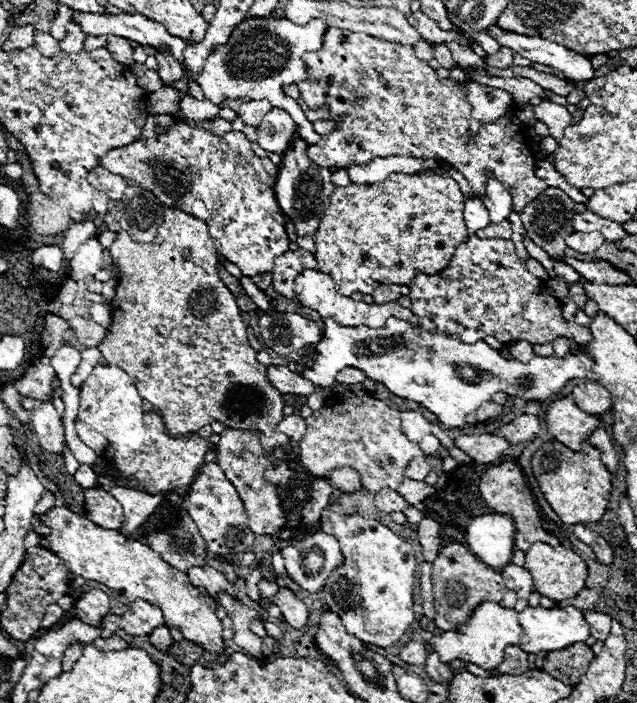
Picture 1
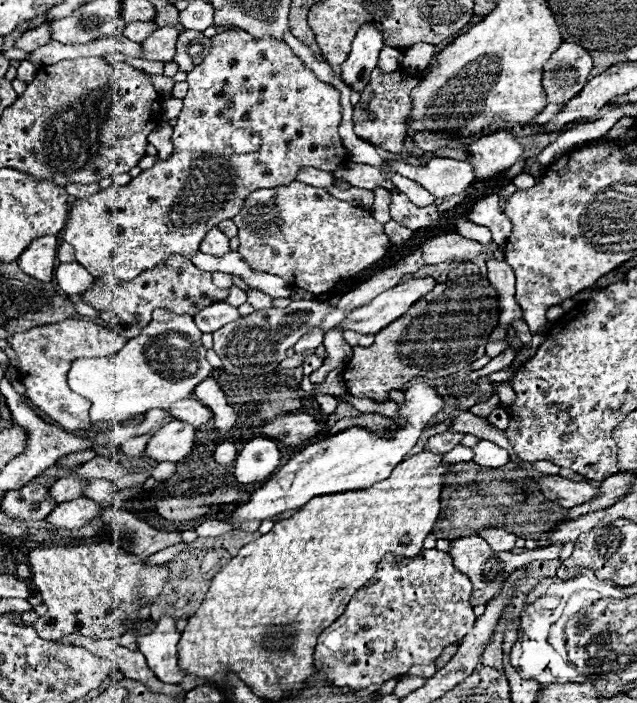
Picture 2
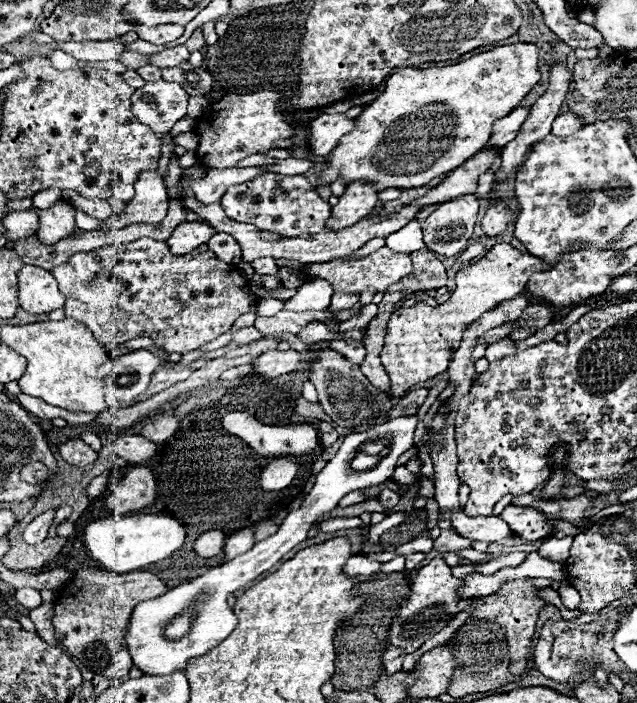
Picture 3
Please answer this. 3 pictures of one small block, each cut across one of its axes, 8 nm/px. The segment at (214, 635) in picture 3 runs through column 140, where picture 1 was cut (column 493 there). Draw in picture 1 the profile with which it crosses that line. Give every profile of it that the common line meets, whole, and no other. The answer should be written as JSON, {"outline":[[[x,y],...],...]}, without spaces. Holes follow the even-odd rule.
{"outline":[[[484,602],[474,608],[468,622],[460,626],[458,632],[448,630],[442,636],[432,636],[426,644],[444,664],[452,664],[454,660],[472,662],[484,670],[496,670],[504,660],[504,650],[508,646],[518,646],[528,654],[536,652],[552,652],[574,642],[586,642],[590,636],[590,626],[586,624],[582,612],[574,606],[566,608],[542,608],[542,606],[526,606],[522,612],[514,608],[504,608],[496,602]]]}

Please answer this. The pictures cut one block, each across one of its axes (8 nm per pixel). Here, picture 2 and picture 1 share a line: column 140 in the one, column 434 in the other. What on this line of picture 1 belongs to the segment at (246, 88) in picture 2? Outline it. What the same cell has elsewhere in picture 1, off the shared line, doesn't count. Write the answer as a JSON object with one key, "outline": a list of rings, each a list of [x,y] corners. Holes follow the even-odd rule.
{"outline":[[[390,174],[384,182],[380,184],[348,184],[346,188],[336,188],[332,198],[330,198],[330,206],[324,212],[320,226],[314,234],[314,244],[316,244],[316,260],[318,260],[318,270],[332,276],[336,282],[336,290],[344,296],[352,296],[354,292],[362,292],[362,294],[372,294],[374,290],[374,282],[376,280],[384,280],[384,282],[392,282],[392,284],[410,284],[410,280],[414,278],[416,272],[424,272],[424,274],[436,274],[440,270],[444,270],[454,254],[454,250],[458,248],[458,244],[466,242],[468,238],[466,232],[466,224],[464,224],[464,200],[462,200],[462,192],[456,184],[456,180],[452,180],[450,176],[444,174]]]}

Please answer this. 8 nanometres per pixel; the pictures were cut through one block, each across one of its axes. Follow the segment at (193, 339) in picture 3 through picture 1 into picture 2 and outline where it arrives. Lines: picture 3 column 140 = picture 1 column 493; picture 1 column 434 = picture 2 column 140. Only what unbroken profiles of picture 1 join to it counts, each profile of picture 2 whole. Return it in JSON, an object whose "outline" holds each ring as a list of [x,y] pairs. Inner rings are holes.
{"outline":[[[170,256],[168,260],[164,260],[164,264],[156,264],[156,268],[136,276],[136,280],[126,282],[116,280],[114,276],[102,276],[100,280],[94,280],[90,288],[84,290],[80,296],[82,302],[98,310],[98,320],[102,320],[104,326],[116,328],[116,332],[120,332],[130,340],[132,336],[138,336],[144,324],[152,320],[152,312],[156,308],[168,308],[172,312],[188,312],[190,316],[194,316],[196,312],[200,312],[200,308],[208,308],[208,304],[226,300],[228,290],[214,286],[212,274],[198,270],[188,258]]]}

